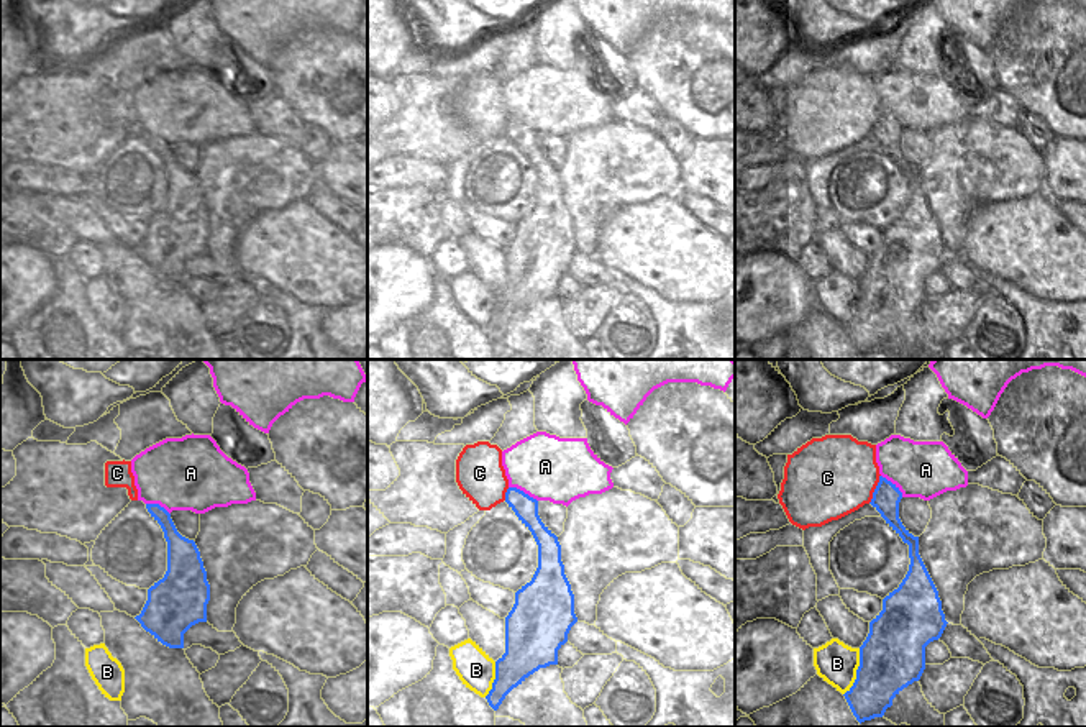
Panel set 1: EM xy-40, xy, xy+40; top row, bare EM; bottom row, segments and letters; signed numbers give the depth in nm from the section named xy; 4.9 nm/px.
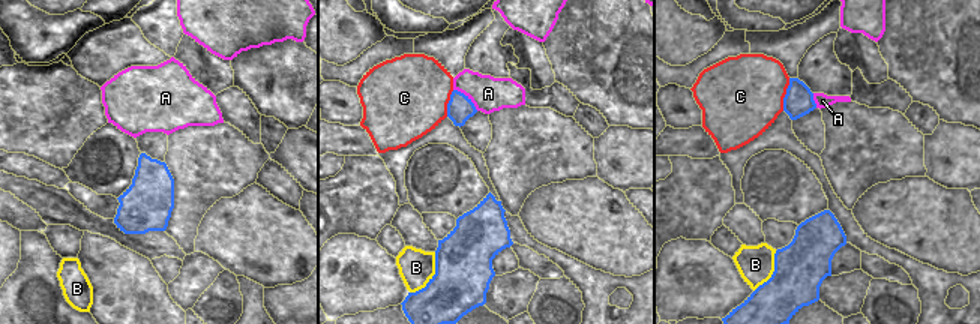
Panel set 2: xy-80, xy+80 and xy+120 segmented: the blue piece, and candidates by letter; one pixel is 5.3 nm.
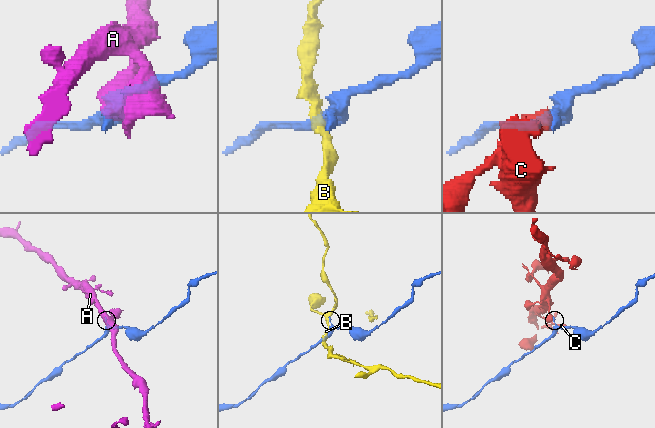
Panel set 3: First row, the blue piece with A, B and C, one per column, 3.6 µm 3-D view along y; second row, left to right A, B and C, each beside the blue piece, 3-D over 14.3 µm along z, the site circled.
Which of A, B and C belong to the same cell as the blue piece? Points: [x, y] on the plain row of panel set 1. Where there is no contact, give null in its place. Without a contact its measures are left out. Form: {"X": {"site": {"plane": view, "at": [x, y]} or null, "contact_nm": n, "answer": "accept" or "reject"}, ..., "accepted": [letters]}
{"A": {"site": {"plane": "xy", "at": [522, 123]}, "contact_nm": 160, "answer": "reject"}, "B": {"site": {"plane": "xy+40", "at": [857, 304]}, "contact_nm": 240, "answer": "reject"}, "C": {"site": {"plane": "xy+40", "at": [875, 122]}, "contact_nm": 160, "answer": "reject"}, "accepted": []}

